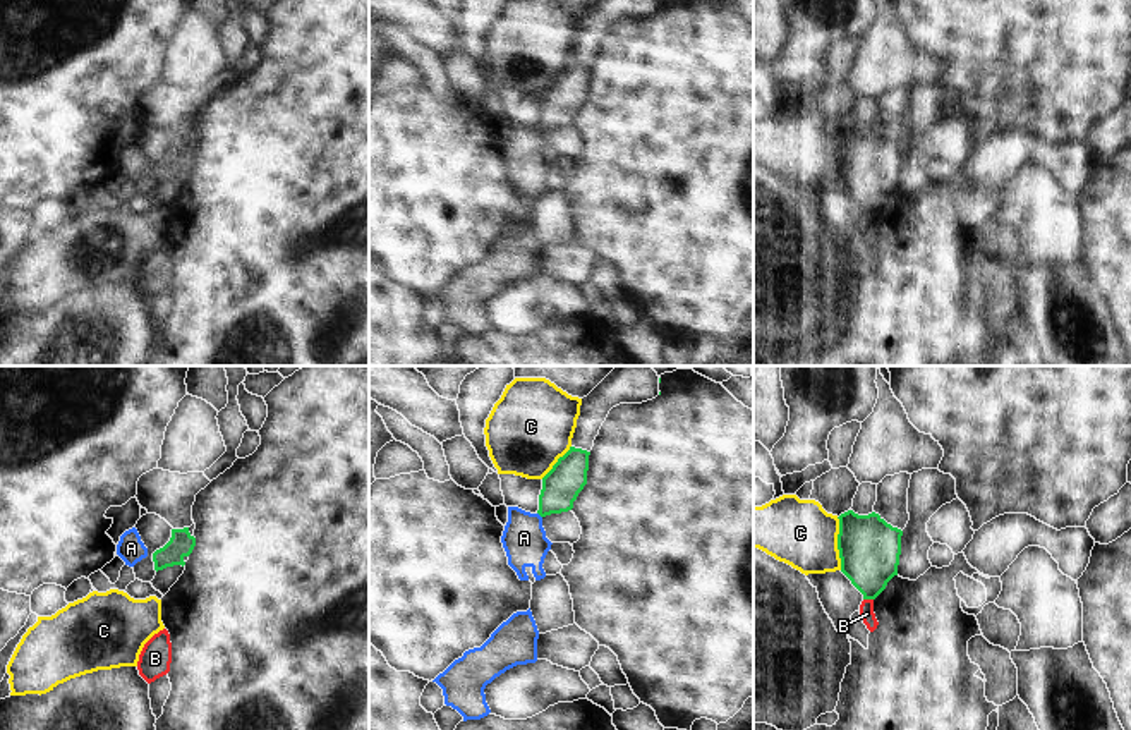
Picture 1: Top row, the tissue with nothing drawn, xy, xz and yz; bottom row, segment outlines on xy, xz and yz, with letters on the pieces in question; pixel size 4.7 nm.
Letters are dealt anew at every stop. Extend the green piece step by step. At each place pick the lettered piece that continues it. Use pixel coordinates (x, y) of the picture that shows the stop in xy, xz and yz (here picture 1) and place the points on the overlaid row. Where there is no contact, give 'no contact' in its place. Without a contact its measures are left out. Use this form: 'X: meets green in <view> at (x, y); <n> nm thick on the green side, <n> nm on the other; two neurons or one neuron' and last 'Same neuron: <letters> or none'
A: meets green in xz at (539, 514); 180 nm thick on the green side, 200 nm on the other; one neuron
B: meets green in yz at (869, 598); 280 nm thick on the green side, 70 nm on the other; two neurons
C: meets green in yz at (838, 543); 280 nm thick on the green side, 320 nm on the other; two neurons
Same neuron: A

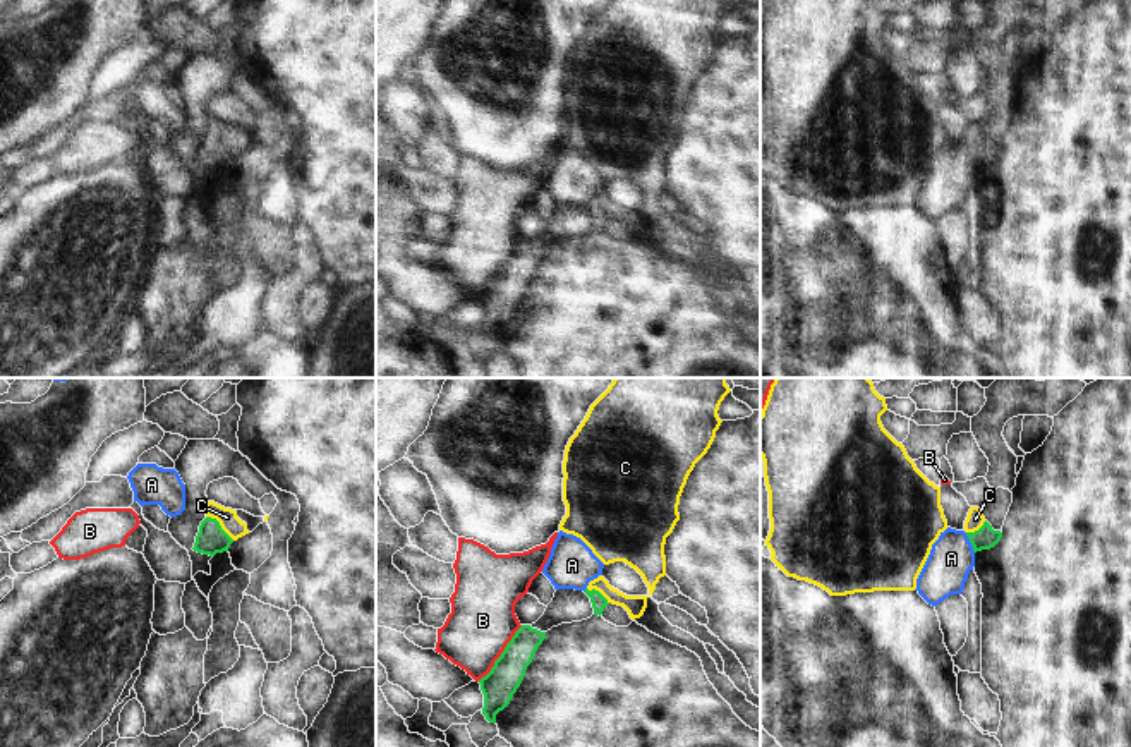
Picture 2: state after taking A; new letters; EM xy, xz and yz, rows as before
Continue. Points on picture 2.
A: meets green in yz at (970, 541); 110 nm thick on the green side, 200 nm on the other; two neurons
B: meets green in xz at (501, 655); 160 nm thick on the green side, 320 nm on the other; two neurons
C: meets green in xy at (220, 526); 140 nm thick on the green side, 90 nm on the other; one neuron
Same neuron: C

